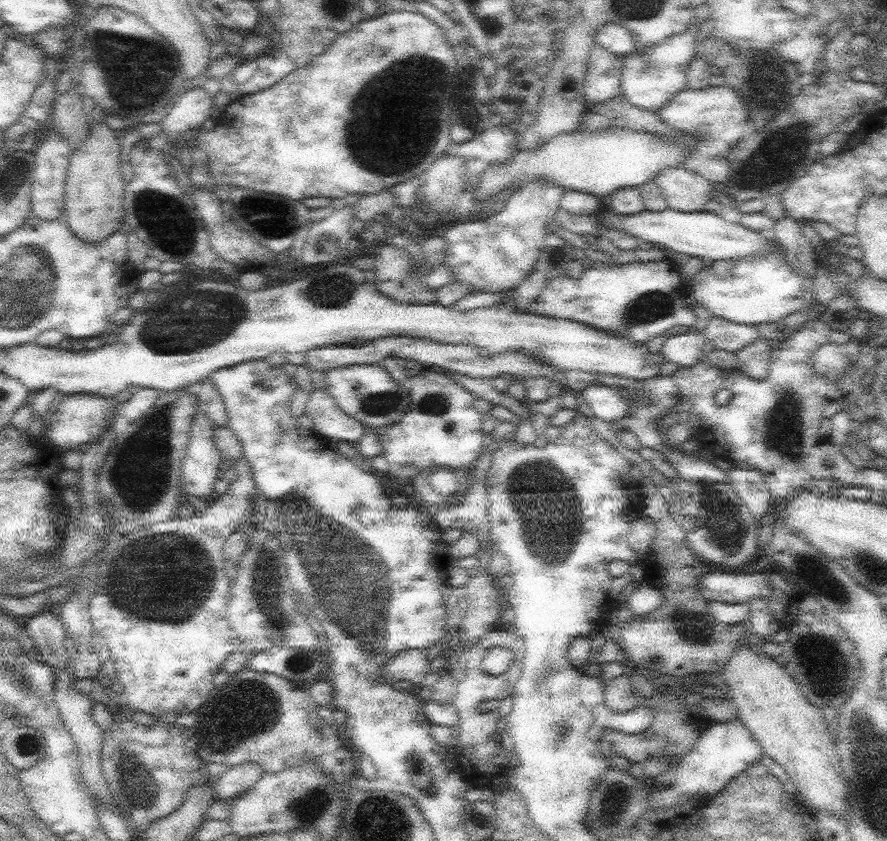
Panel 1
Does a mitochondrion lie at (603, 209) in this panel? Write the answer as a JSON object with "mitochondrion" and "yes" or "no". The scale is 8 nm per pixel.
{"mitochondrion":"no"}

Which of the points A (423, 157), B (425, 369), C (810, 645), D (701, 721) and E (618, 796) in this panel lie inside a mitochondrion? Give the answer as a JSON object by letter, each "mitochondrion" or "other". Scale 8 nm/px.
{"A":"other","B":"other","C":"mitochondrion","D":"other","E":"mitochondrion"}

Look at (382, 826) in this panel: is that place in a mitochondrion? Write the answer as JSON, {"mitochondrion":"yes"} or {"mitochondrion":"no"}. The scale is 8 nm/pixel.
{"mitochondrion":"yes"}

